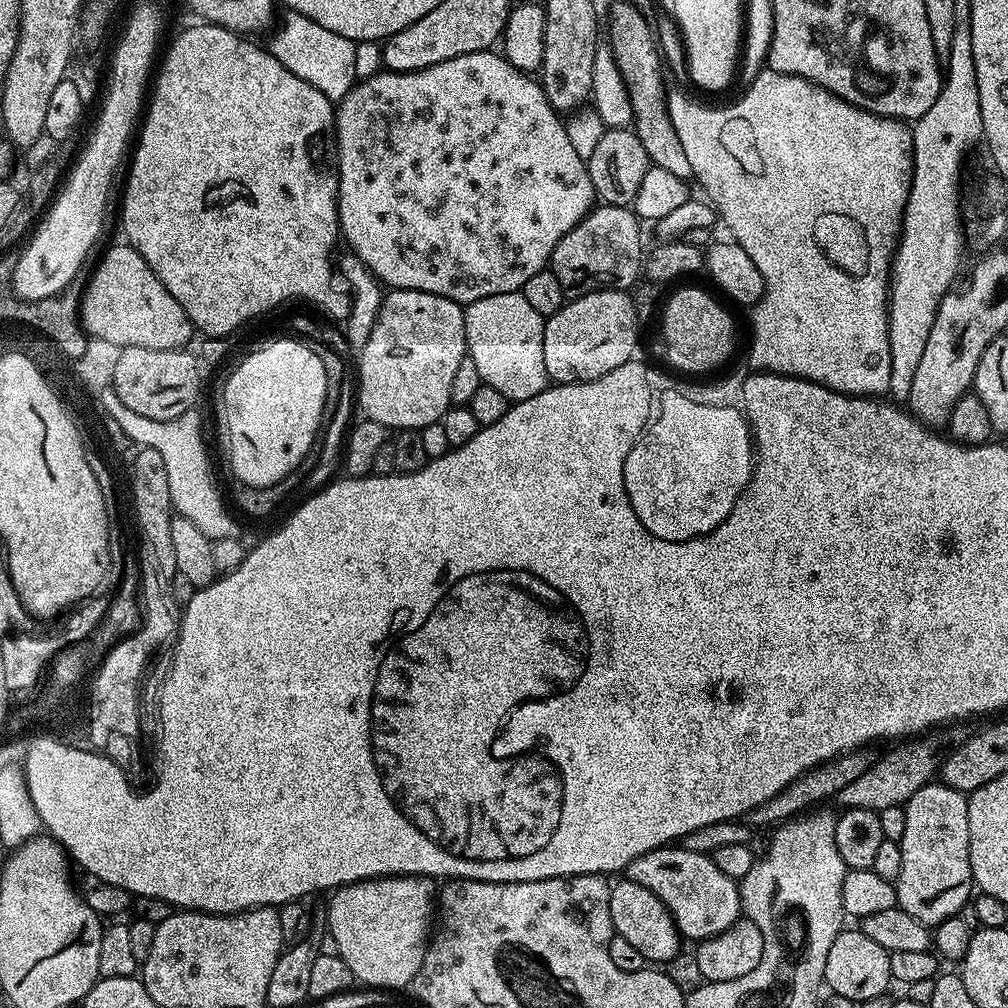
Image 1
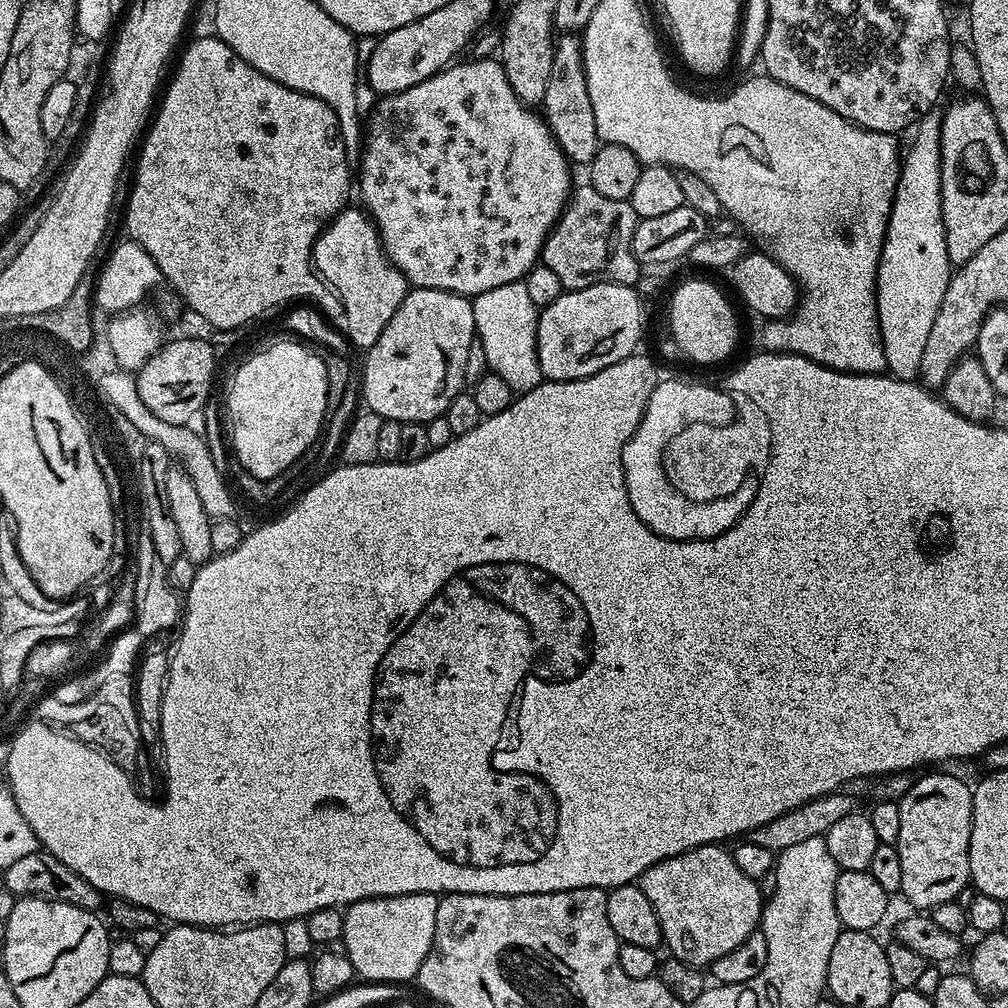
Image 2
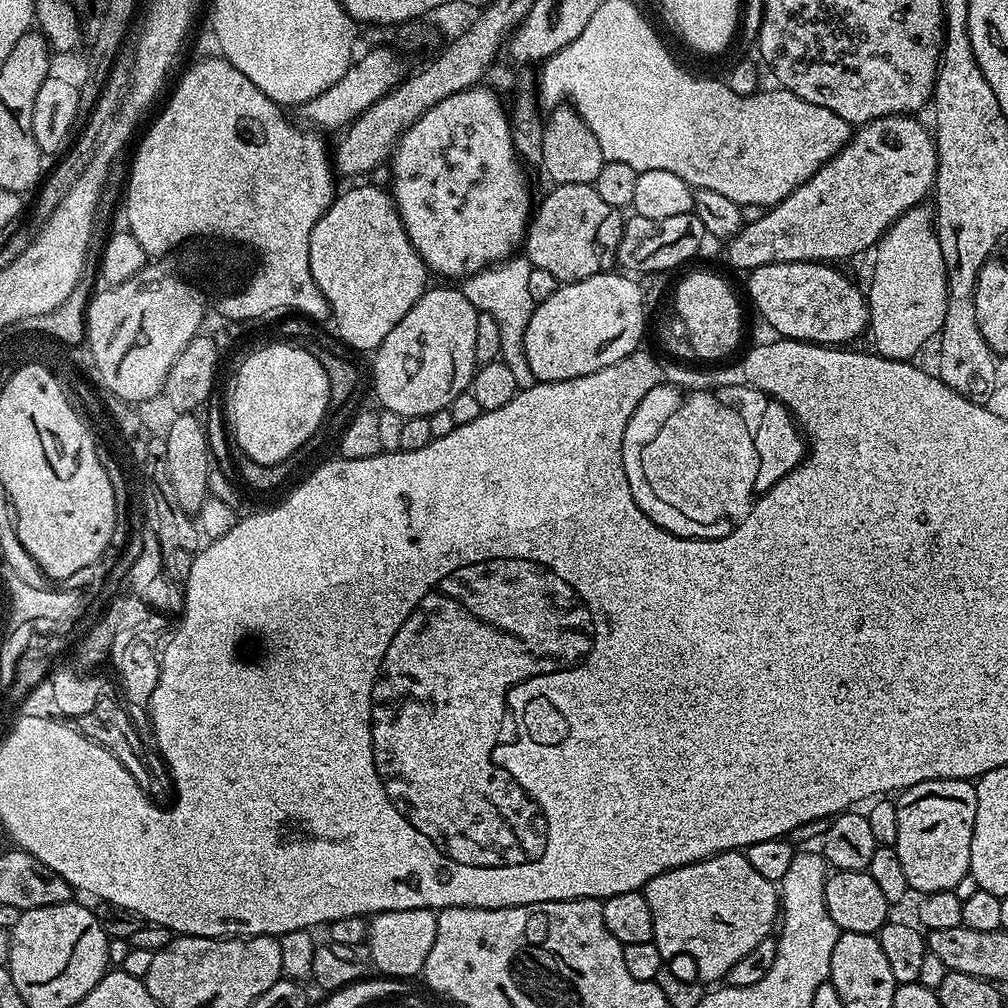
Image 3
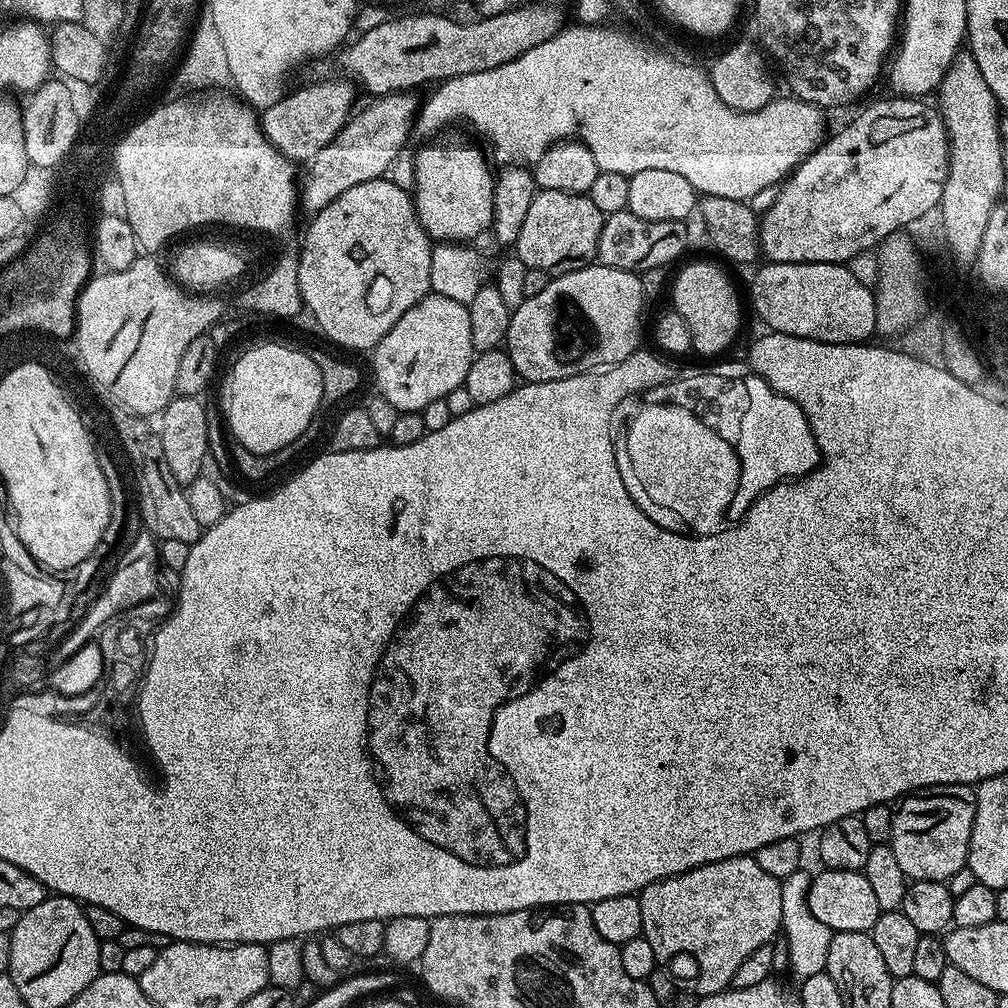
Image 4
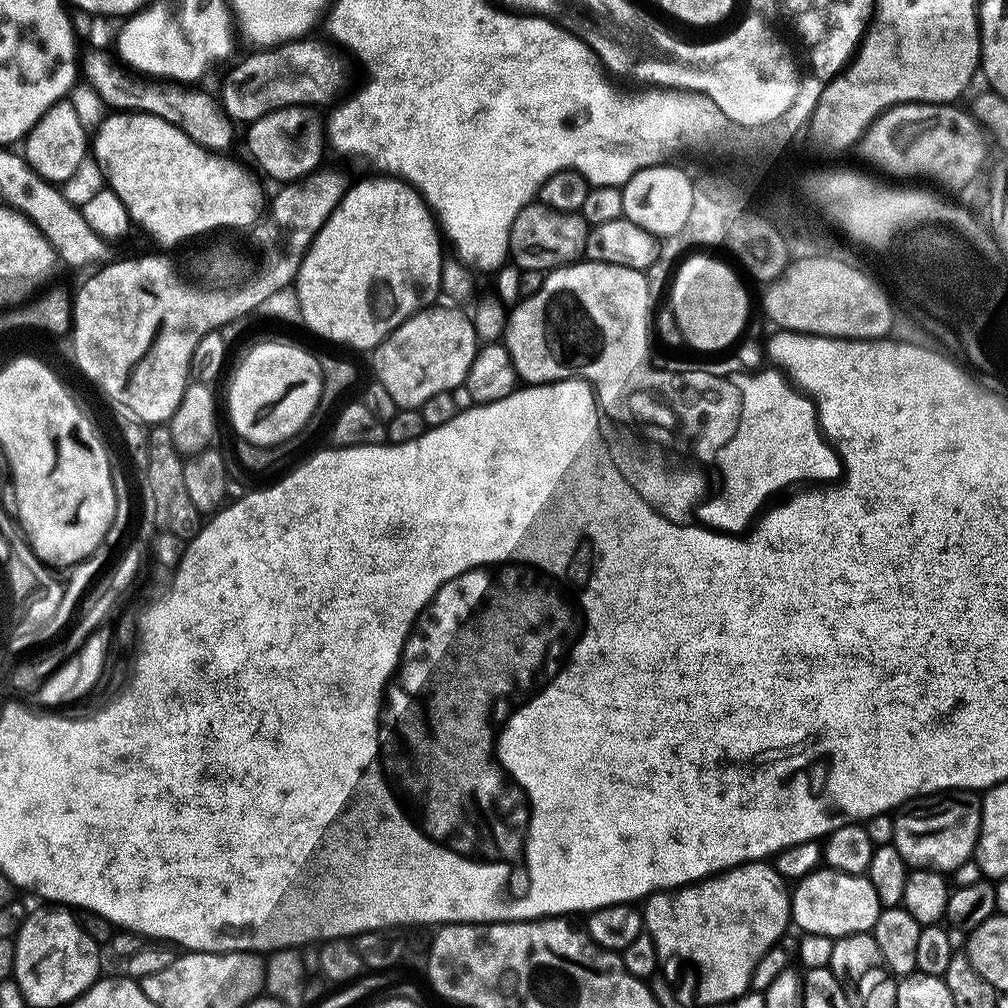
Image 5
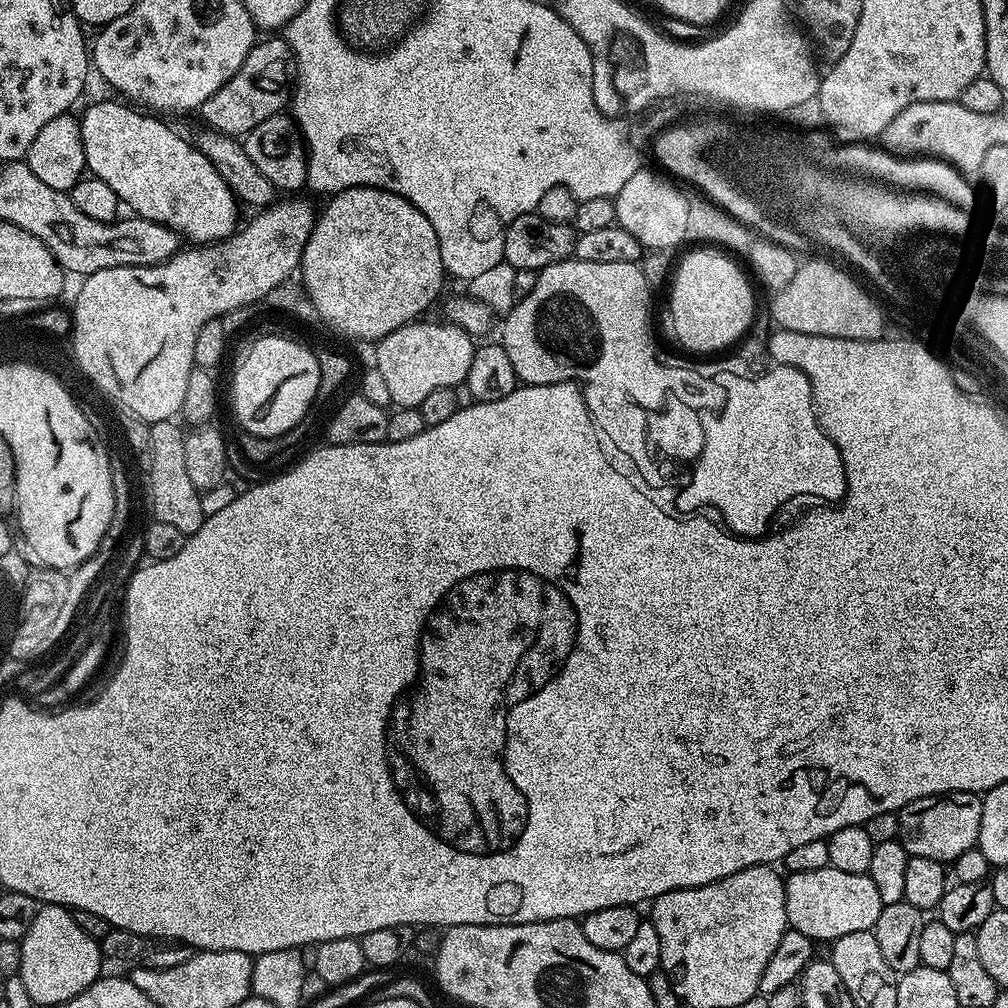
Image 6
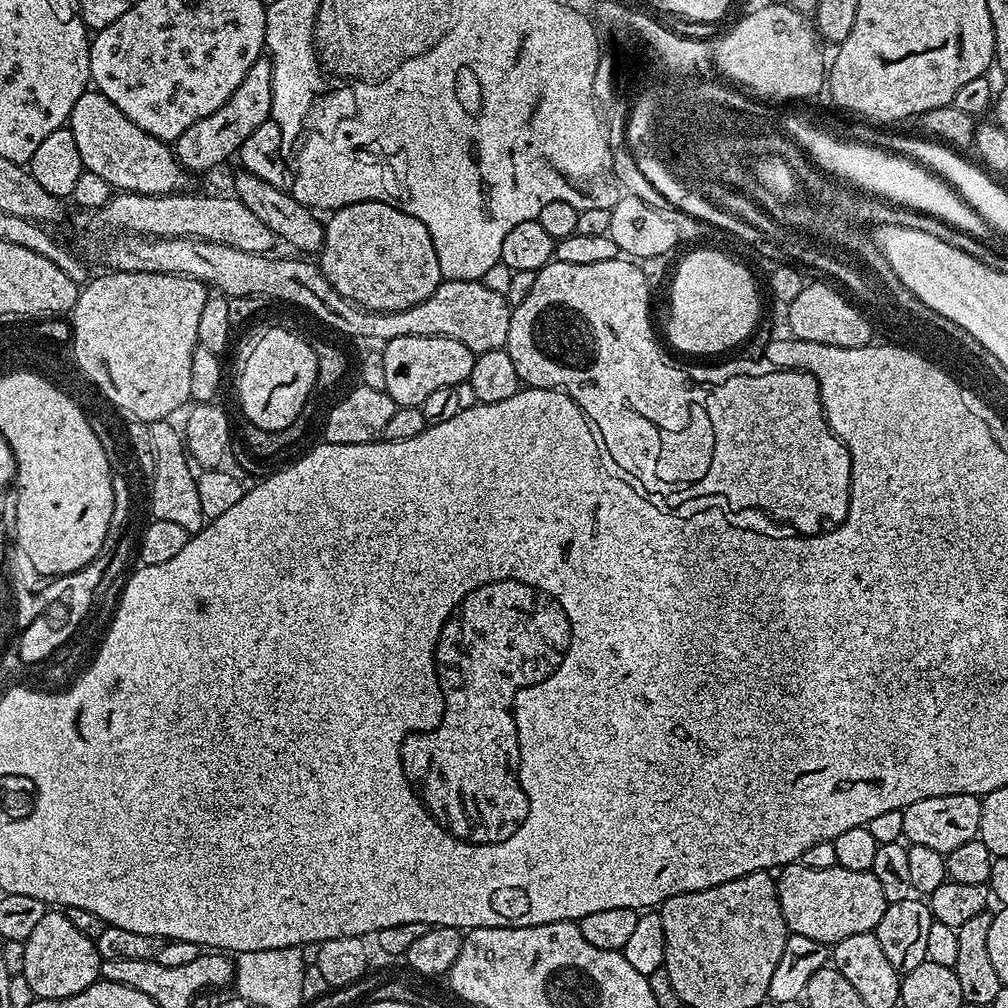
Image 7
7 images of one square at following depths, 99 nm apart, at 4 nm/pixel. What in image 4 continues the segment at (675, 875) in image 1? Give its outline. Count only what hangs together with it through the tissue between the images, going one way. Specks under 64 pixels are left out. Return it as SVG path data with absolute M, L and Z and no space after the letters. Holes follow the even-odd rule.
M735 856L734 858L719 860L713 864L703 864L701 868L690 870L683 876L671 876L669 880L660 880L657 884L646 886L638 893L642 906L643 935L650 942L650 946L654 946L657 961L672 960L675 956L682 955L683 952L688 956L693 956L700 963L700 981L696 984L697 990L700 991L699 995L701 997L717 996L719 992L725 991L731 985L734 974L738 974L738 966L742 966L742 962L746 962L746 958L750 958L750 954L754 954L754 950L758 950L763 944L769 943L775 932L777 935L781 931L782 890L780 885L781 881L770 878L770 874L766 874L766 870L762 870L762 866L758 866L758 862L752 856Z

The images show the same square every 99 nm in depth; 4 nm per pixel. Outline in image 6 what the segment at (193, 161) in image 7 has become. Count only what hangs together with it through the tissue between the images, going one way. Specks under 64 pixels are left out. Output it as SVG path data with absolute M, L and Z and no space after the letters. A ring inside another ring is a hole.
M261 39L252 47L250 54L246 54L246 62L238 66L238 74L234 74L234 78L230 78L222 90L218 90L200 107L198 116L212 127L213 133L243 138L250 130L254 130L254 126L266 122L266 118L279 116L285 111L288 83L291 85L293 80L294 61L287 40Z

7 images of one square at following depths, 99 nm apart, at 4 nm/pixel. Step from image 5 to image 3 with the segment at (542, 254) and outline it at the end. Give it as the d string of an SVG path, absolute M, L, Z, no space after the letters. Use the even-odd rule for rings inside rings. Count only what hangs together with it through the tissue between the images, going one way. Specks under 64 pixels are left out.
M558 184L549 187L544 201L535 205L534 211L528 223L528 235L522 245L529 262L533 268L547 270L554 274L558 282L571 282L590 278L599 272L607 272L616 264L616 251L618 242L622 238L625 217L621 209L610 206L599 196L595 186L590 184Z

